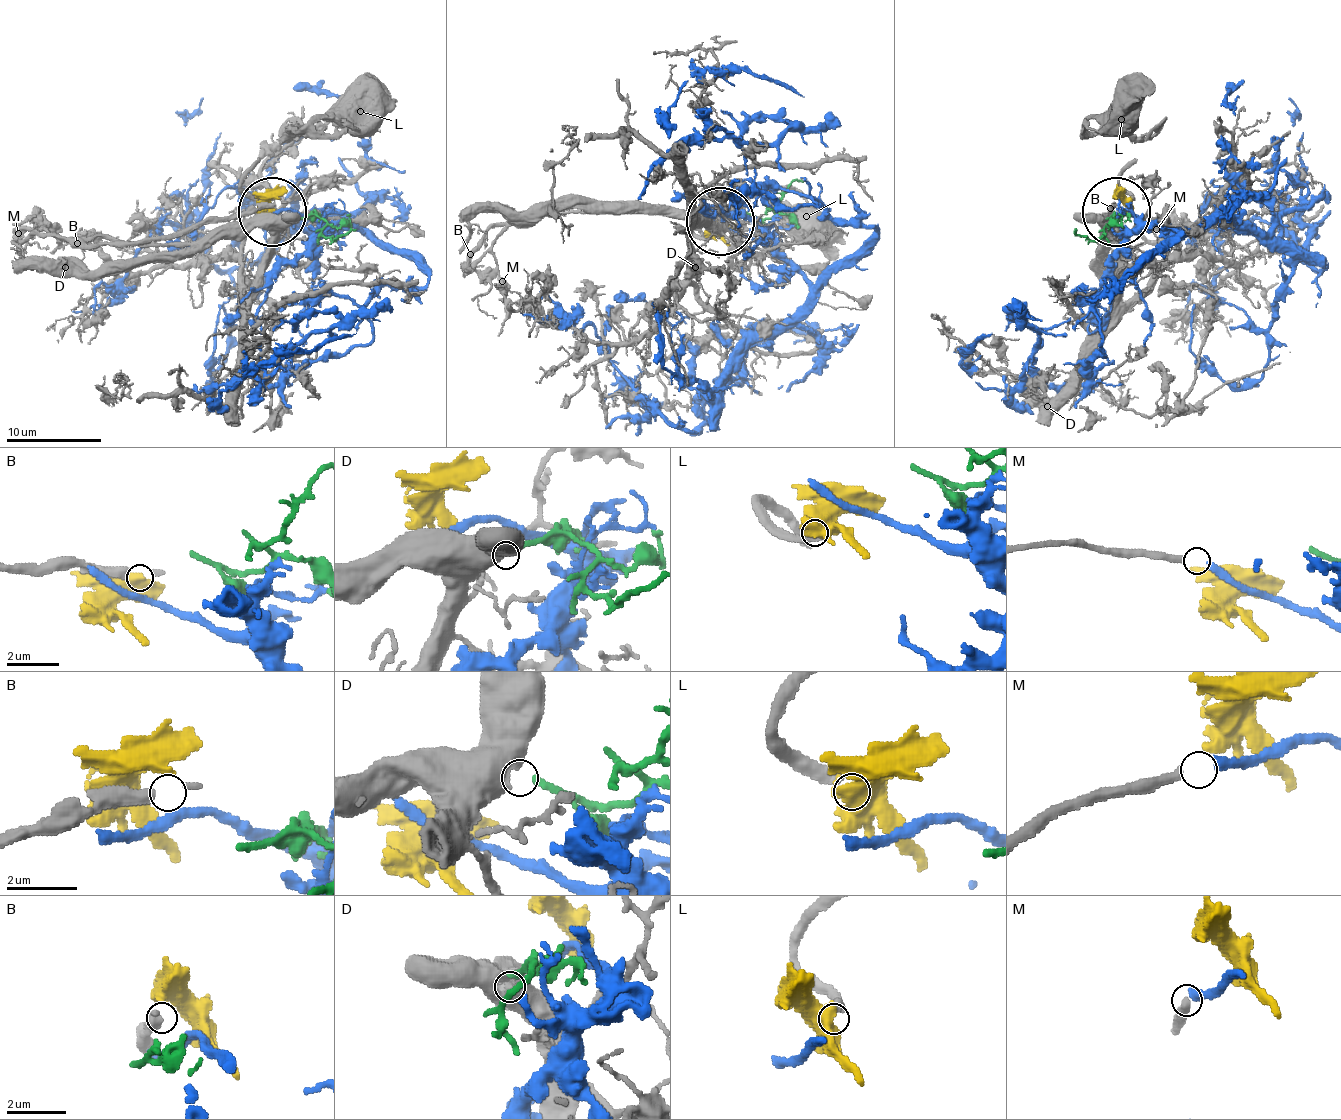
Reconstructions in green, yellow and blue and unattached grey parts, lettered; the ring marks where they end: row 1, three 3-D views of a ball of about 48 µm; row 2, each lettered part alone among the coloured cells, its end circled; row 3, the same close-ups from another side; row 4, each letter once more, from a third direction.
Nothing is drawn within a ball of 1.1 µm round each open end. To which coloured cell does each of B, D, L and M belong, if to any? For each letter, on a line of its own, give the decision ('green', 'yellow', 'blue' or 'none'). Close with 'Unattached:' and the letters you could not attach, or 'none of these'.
B: none
D: green
L: yellow
M: blue
Unattached: B

